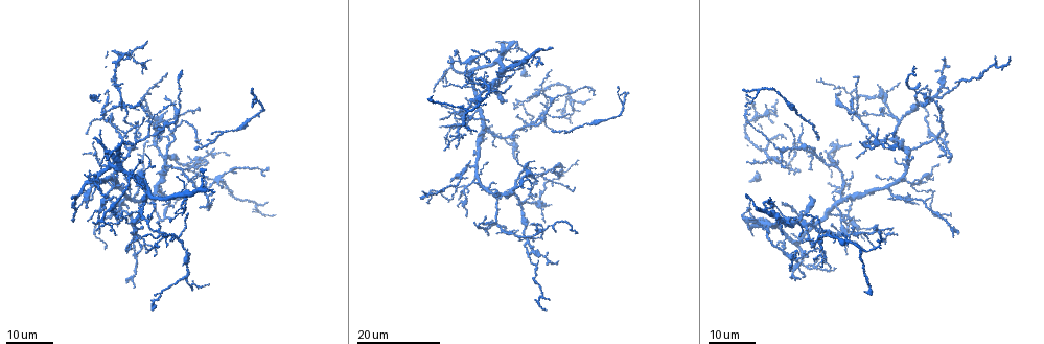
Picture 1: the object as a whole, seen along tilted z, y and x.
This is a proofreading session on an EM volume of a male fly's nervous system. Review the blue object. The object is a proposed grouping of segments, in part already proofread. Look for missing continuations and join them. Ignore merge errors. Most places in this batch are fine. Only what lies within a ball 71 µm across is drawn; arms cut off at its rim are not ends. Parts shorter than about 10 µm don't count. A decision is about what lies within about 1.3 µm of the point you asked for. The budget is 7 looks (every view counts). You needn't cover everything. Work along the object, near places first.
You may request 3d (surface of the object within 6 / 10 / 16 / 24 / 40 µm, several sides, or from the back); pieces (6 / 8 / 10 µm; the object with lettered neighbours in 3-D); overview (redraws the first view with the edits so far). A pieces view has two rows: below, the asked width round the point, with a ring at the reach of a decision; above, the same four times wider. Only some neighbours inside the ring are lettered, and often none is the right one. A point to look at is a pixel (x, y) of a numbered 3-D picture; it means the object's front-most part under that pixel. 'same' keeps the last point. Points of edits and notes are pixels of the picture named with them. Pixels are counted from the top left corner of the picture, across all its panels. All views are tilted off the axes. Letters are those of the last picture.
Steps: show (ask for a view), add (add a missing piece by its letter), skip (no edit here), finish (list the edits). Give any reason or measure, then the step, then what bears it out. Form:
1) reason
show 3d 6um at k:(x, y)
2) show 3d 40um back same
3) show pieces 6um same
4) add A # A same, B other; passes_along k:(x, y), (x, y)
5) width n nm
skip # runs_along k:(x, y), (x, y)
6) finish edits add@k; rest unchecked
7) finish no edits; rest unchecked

thin end
show 3d 16um at 1:(595, 96)

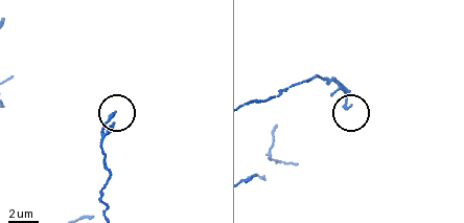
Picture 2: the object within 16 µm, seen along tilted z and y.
what lies round it
show pieces 6um at 2:(345, 108)

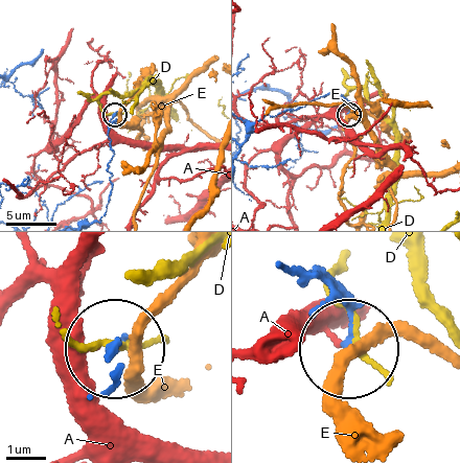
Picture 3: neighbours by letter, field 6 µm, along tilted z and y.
skip # A other, D other, E other; runs_along 3:(290, 271), (339, 293), (345, 345); none of them fits

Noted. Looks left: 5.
free end
show 3d 24um at 1:(140, 172)

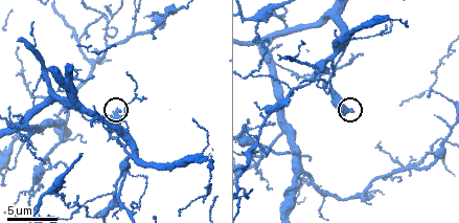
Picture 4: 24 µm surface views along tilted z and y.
closer look
show 3d 10um at 4:(117, 108)

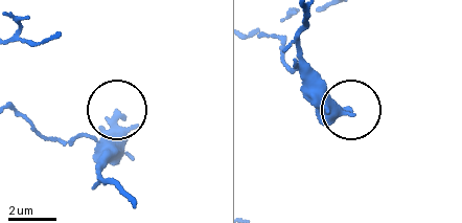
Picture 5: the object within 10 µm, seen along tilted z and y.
show pieces 10um at 5:(116, 113)

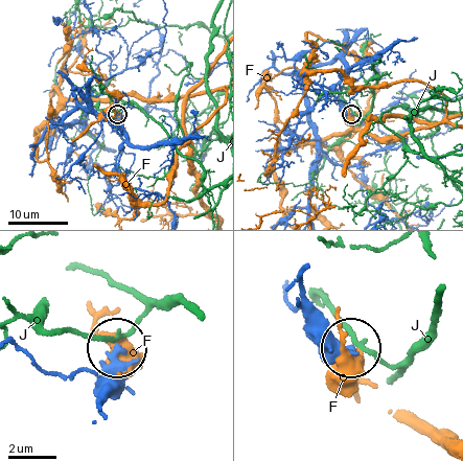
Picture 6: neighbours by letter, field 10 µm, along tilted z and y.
skip # F other, J other; runs_along 6:(100, 402), (118, 349); no lettered piece goes on from it

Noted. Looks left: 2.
tapers out
show 3d 16um at 1:(876, 83)

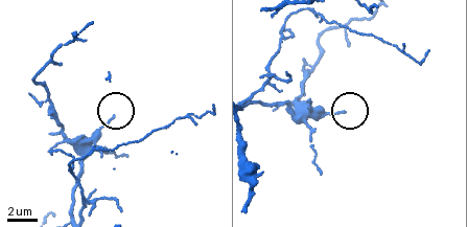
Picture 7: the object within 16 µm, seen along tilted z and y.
show pieces 6um at 7:(341, 114)

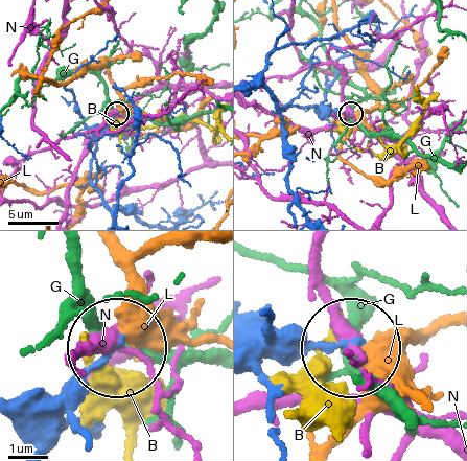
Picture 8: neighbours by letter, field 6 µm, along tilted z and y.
skip # B other, G other, L other, N other; no lettered piece goes on from it

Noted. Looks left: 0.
finish no edits; rest unchecked

